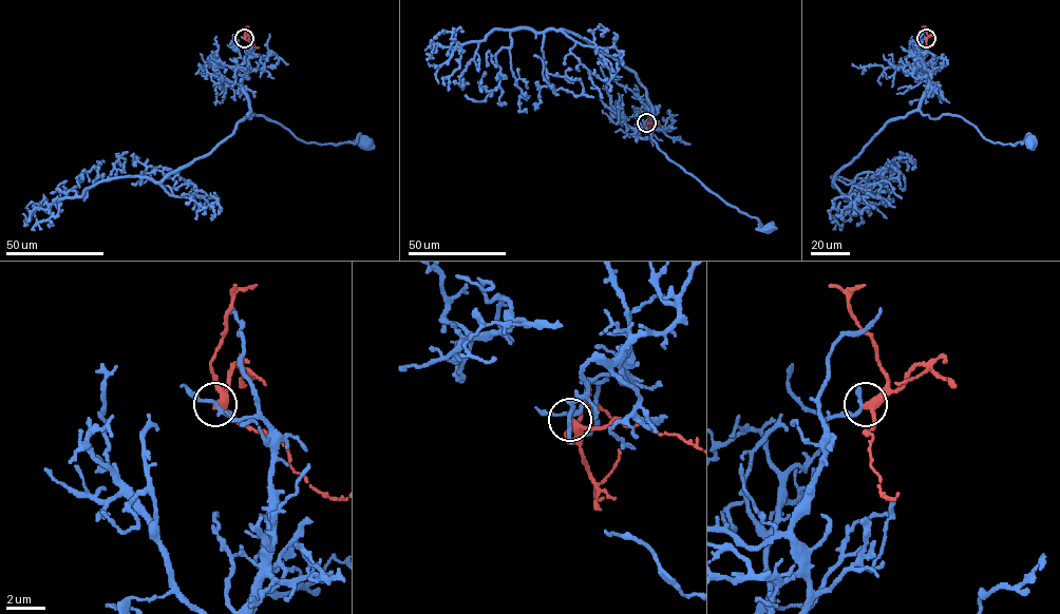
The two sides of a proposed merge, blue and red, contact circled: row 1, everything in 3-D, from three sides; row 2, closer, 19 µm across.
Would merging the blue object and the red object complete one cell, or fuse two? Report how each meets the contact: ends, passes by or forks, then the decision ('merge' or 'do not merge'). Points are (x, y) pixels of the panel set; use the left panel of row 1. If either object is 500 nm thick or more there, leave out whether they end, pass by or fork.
blue passes by | red passes by | do not merge

